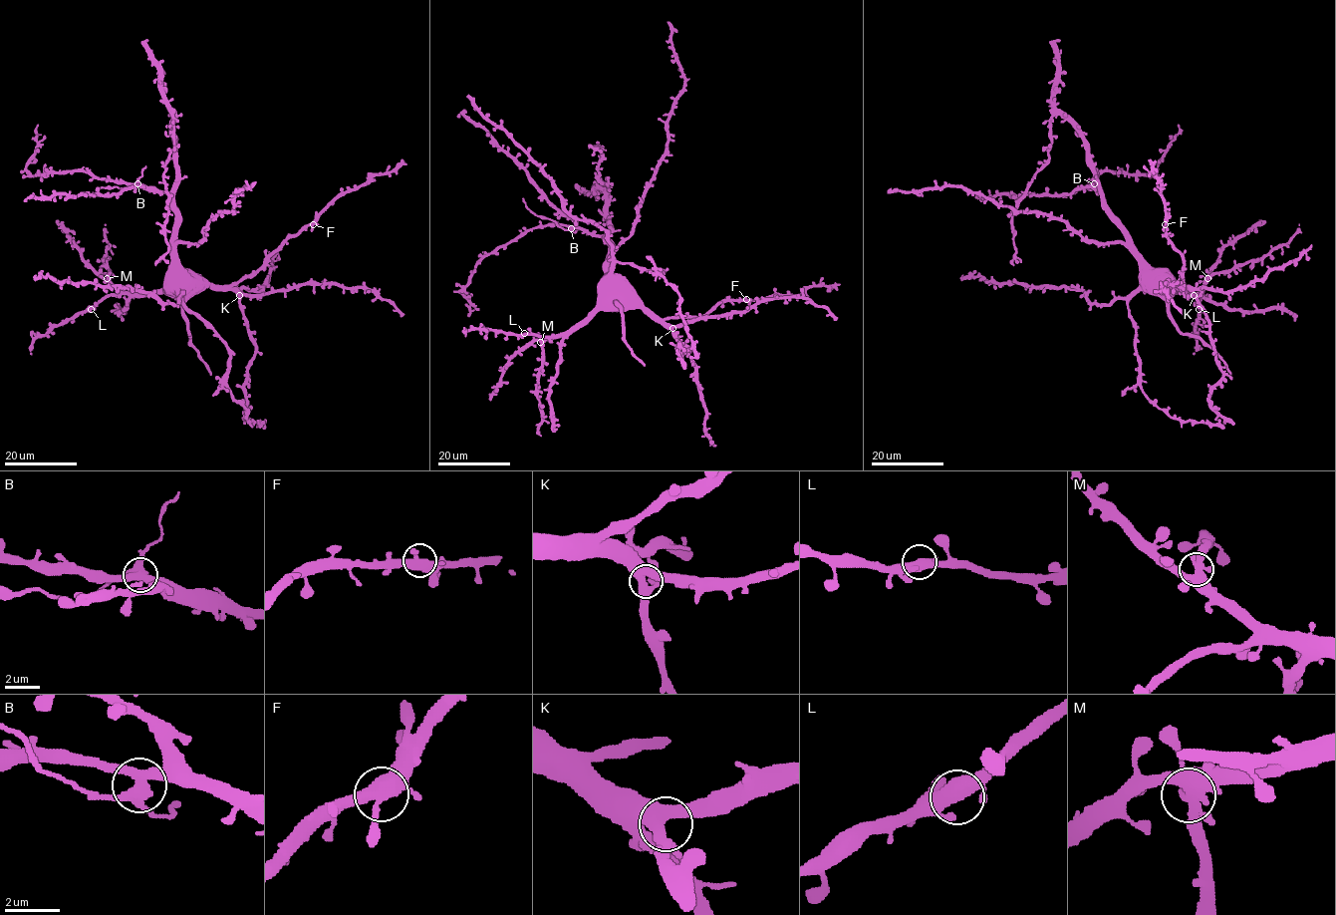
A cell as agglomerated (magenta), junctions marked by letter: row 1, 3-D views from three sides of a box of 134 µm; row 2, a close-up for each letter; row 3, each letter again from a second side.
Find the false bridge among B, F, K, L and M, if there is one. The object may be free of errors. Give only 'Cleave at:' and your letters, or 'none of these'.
Cleave at: B

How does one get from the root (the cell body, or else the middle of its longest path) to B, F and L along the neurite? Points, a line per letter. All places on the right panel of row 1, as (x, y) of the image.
B: (1161, 278), (1161, 272), (1132, 247), (1126, 229), (1114, 215), (1094, 183)
F: (1161, 278), (1174, 285), (1185, 285), (1184, 258), (1169, 240), (1165, 224)
L: (1161, 278), (1162, 282), (1170, 282), (1177, 290), (1200, 292), (1199, 309)

